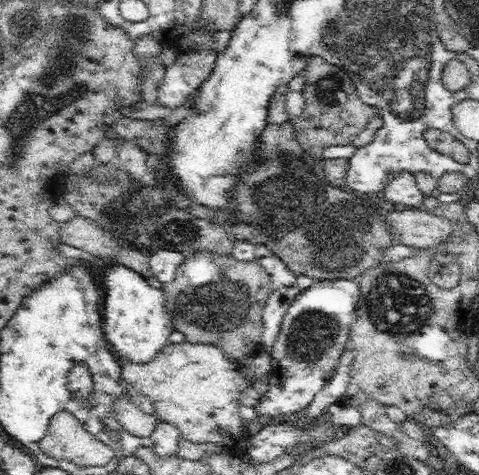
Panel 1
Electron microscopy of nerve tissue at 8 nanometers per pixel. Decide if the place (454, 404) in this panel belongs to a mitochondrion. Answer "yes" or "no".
no

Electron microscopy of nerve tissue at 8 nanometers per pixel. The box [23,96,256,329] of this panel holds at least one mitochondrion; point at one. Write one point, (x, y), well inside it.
(175, 231)

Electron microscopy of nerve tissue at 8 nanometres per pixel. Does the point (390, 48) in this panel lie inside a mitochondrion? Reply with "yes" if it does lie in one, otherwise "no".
yes

